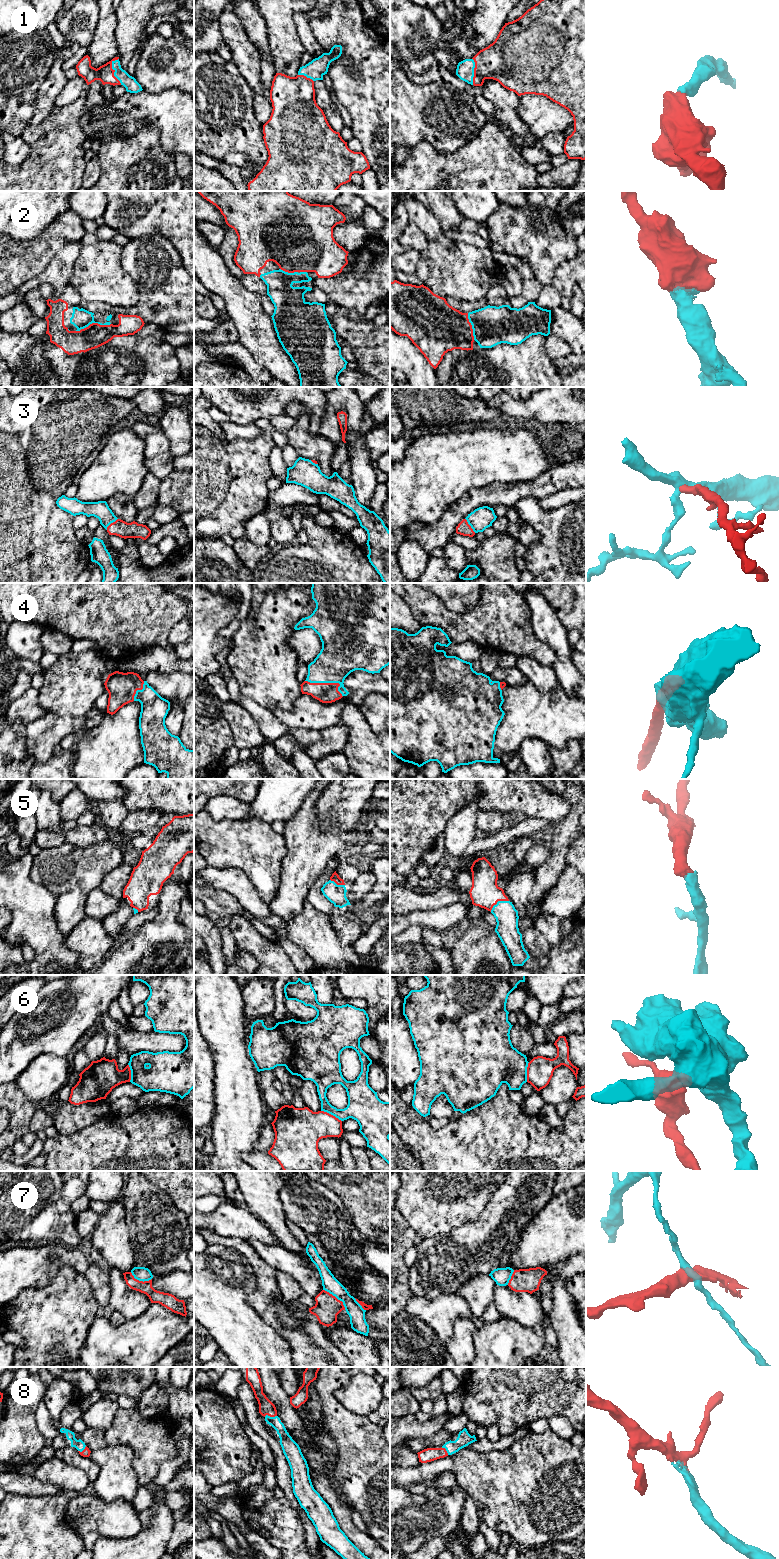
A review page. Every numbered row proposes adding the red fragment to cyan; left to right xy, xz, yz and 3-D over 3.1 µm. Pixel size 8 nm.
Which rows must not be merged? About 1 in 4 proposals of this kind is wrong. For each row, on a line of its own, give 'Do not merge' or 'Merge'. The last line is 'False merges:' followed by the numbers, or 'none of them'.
1: Merge
2: Merge
3: Merge
4: Merge
5: Merge
6: Do not merge
7: Do not merge
8: Merge
False merges: 6, 7

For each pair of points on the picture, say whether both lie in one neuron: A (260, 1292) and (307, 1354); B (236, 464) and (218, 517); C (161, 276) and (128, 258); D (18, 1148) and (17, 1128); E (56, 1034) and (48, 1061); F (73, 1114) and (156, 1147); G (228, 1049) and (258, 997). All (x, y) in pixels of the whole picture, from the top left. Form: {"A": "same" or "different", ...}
{"A": "same", "B": "same", "C": "same", "D": "different", "E": "different", "F": "different", "G": "different"}

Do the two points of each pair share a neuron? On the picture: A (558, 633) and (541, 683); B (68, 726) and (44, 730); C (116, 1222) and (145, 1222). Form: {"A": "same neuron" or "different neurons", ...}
{"A": "different neurons", "B": "same neuron", "C": "different neurons"}

